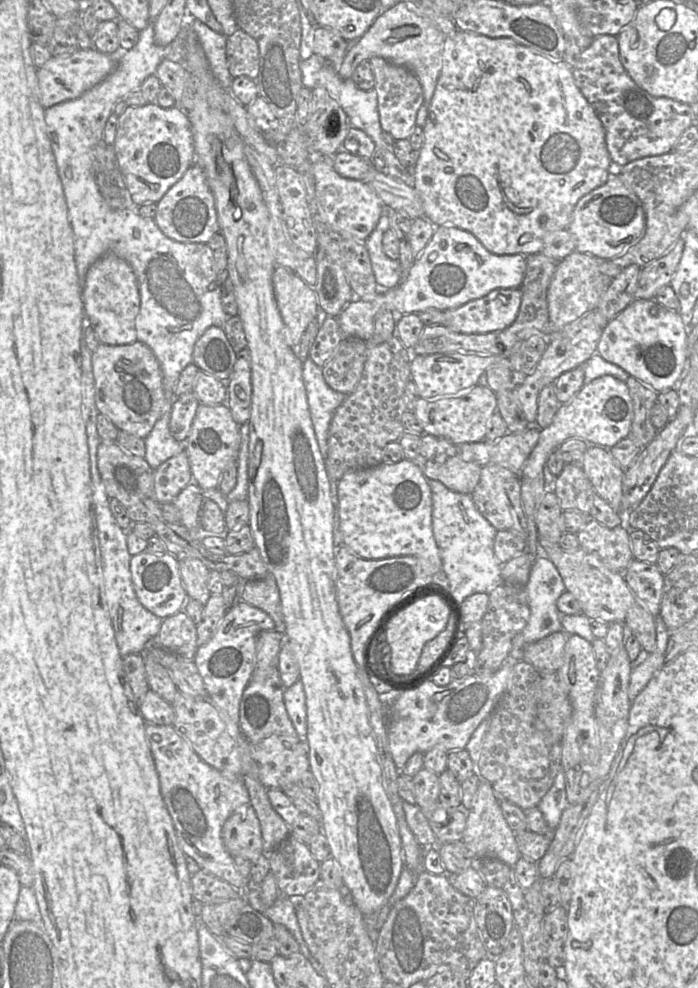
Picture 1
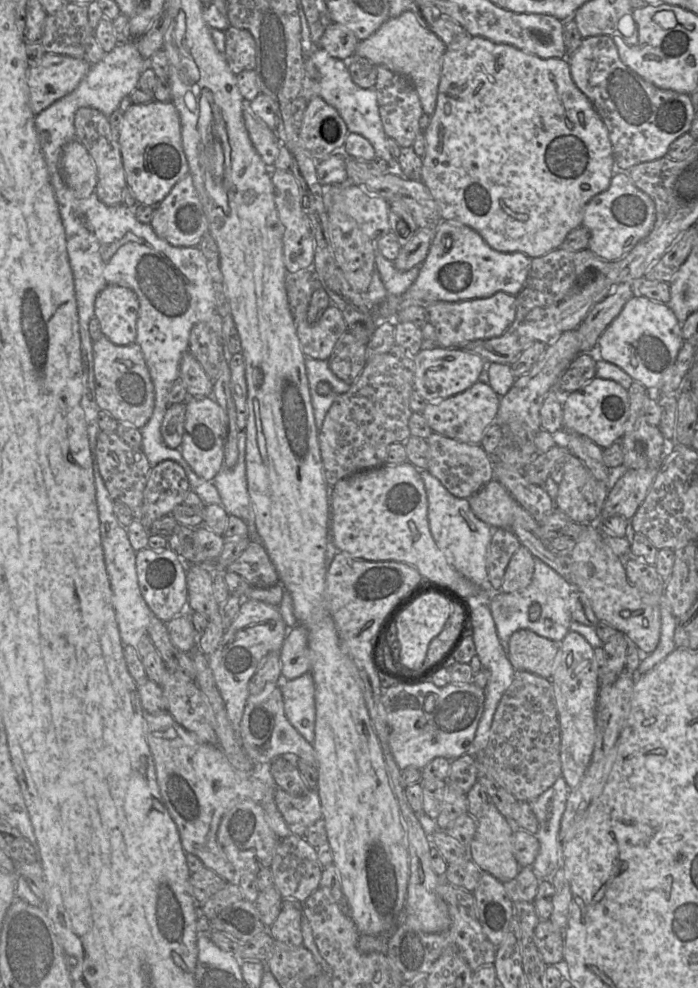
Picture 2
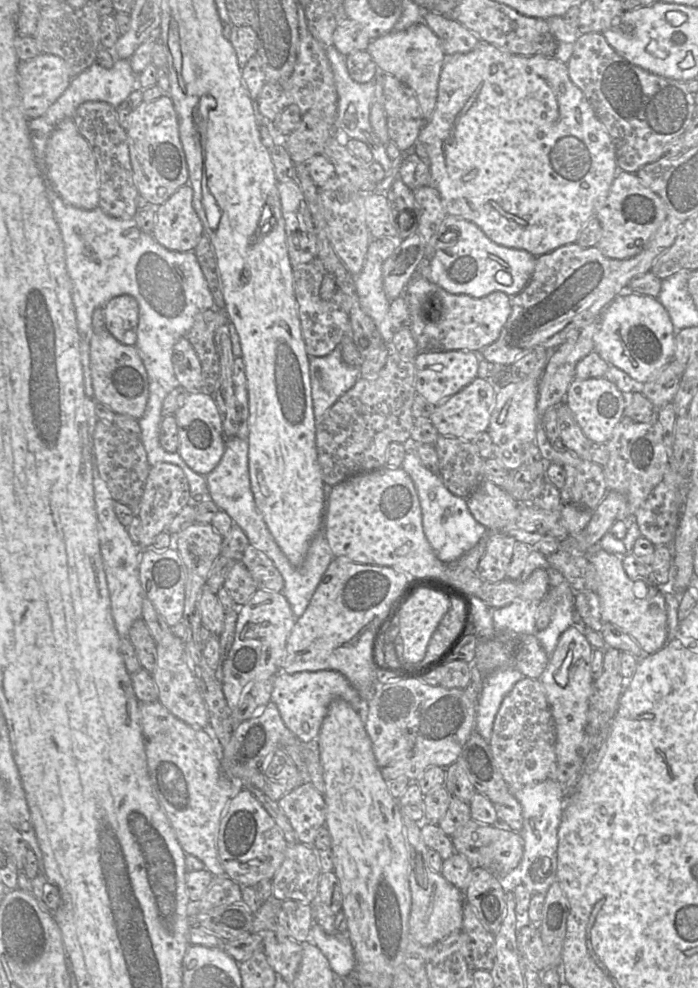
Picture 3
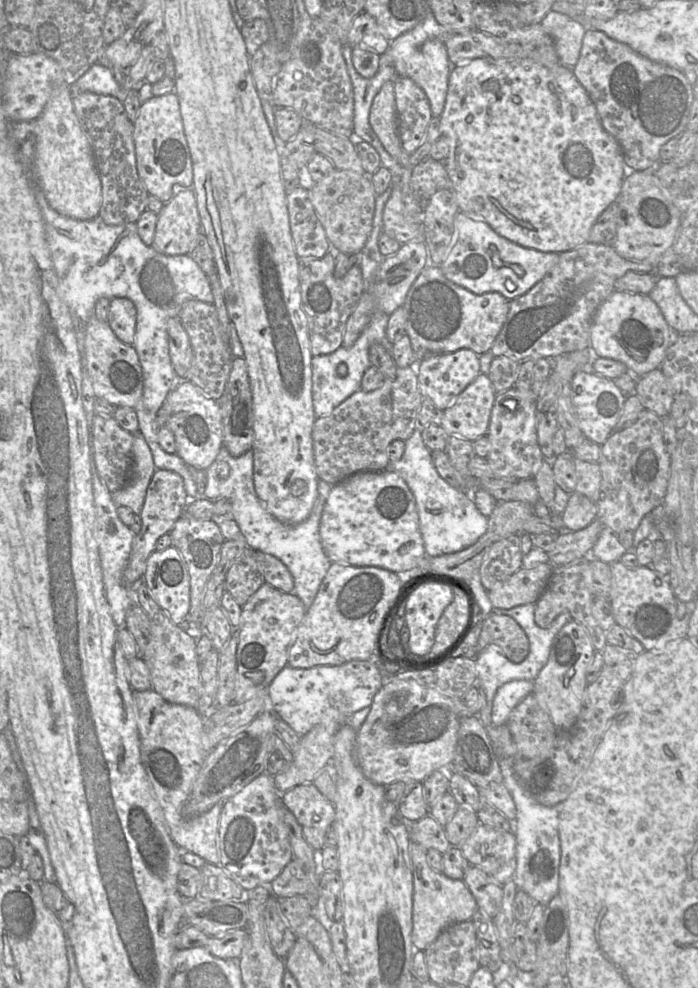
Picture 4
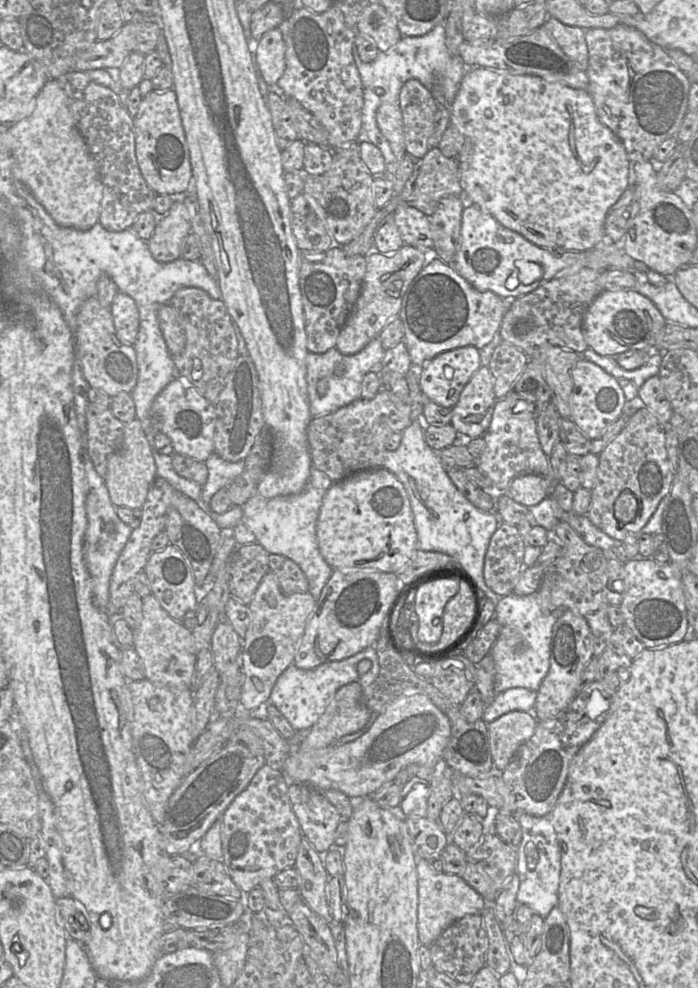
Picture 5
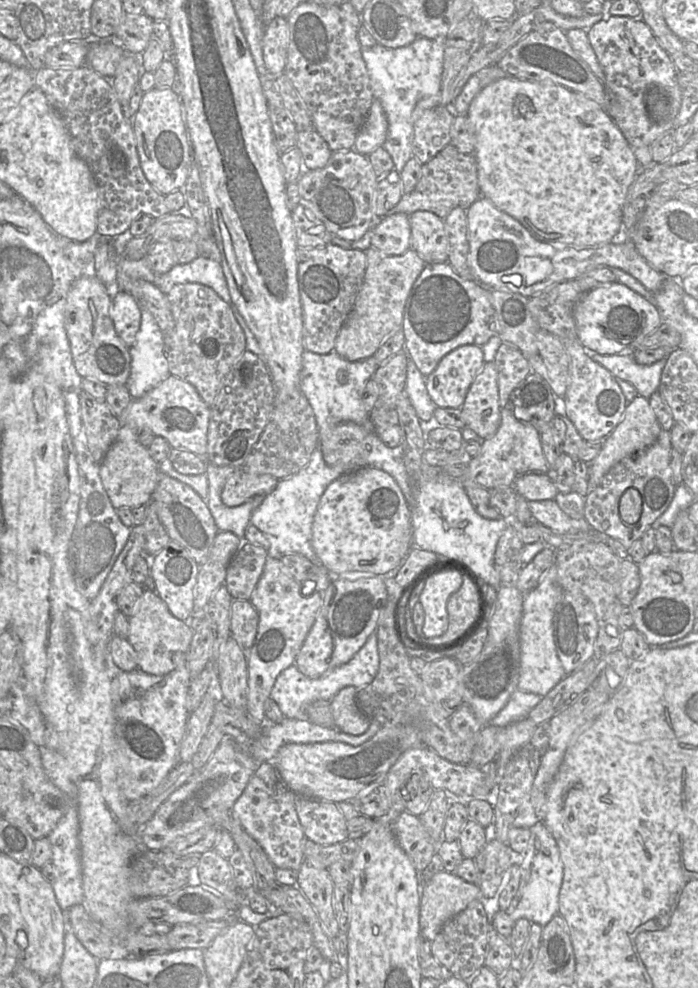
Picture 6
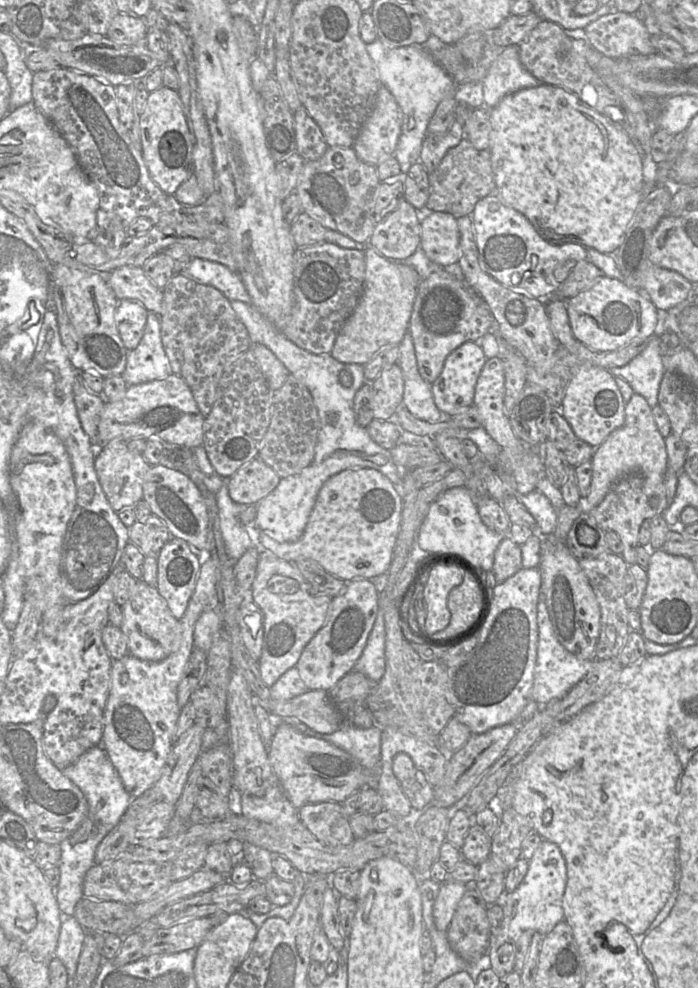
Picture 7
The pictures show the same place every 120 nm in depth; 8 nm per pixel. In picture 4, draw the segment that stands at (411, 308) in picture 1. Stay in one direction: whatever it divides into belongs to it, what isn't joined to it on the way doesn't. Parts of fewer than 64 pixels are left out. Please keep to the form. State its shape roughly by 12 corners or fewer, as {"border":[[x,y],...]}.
{"border":[[458,212],[440,269],[511,301],[559,253],[523,247]]}

